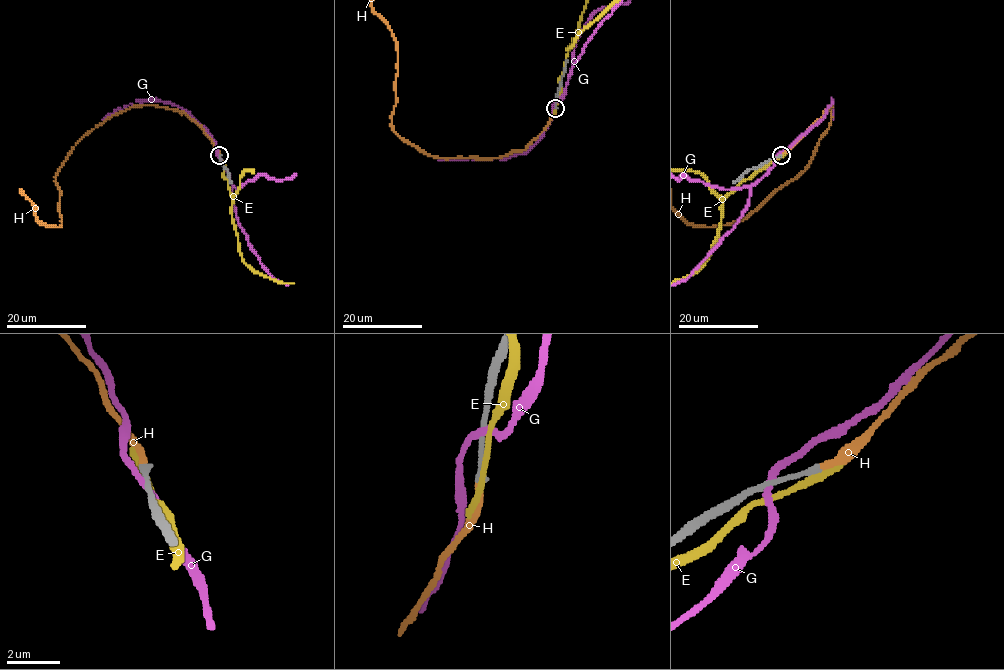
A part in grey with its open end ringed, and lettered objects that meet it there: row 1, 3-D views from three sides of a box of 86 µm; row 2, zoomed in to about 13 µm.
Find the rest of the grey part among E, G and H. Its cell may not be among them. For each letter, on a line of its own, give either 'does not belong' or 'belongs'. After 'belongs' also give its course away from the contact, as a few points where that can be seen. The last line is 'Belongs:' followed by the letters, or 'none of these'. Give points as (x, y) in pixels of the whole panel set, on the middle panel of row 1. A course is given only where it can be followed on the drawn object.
E: does not belong
G: does not belong
H: belongs
Belongs: H

